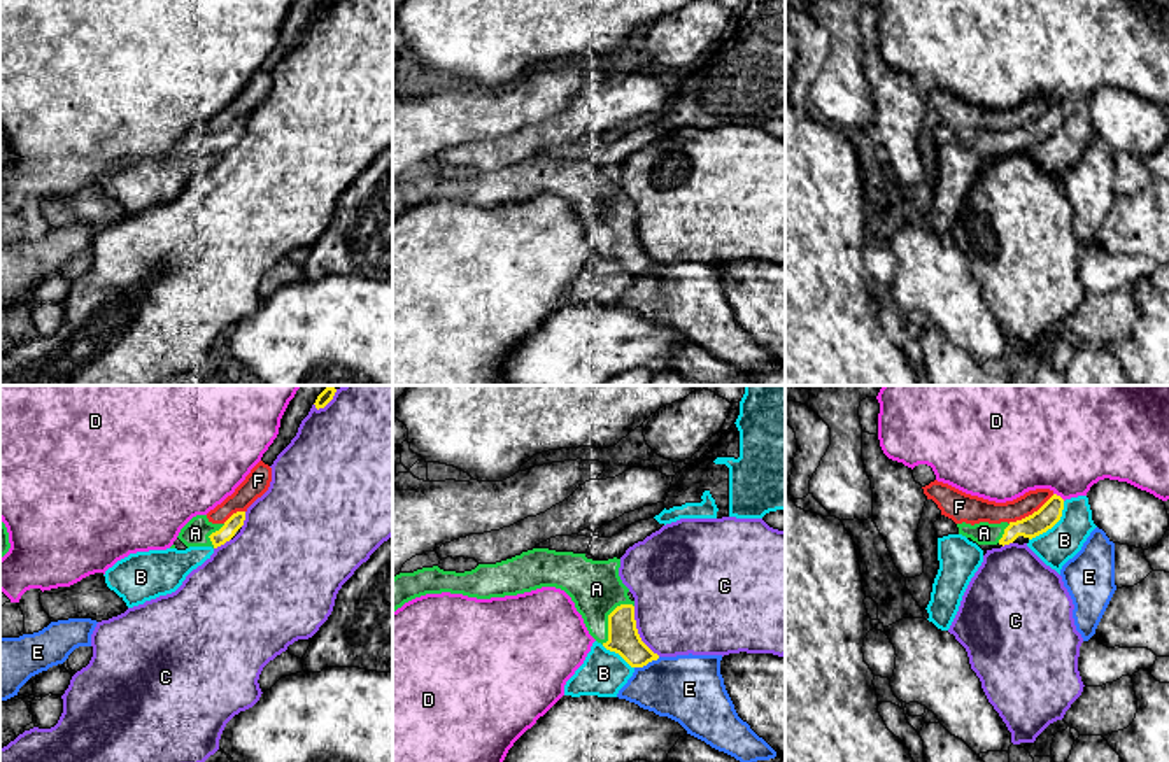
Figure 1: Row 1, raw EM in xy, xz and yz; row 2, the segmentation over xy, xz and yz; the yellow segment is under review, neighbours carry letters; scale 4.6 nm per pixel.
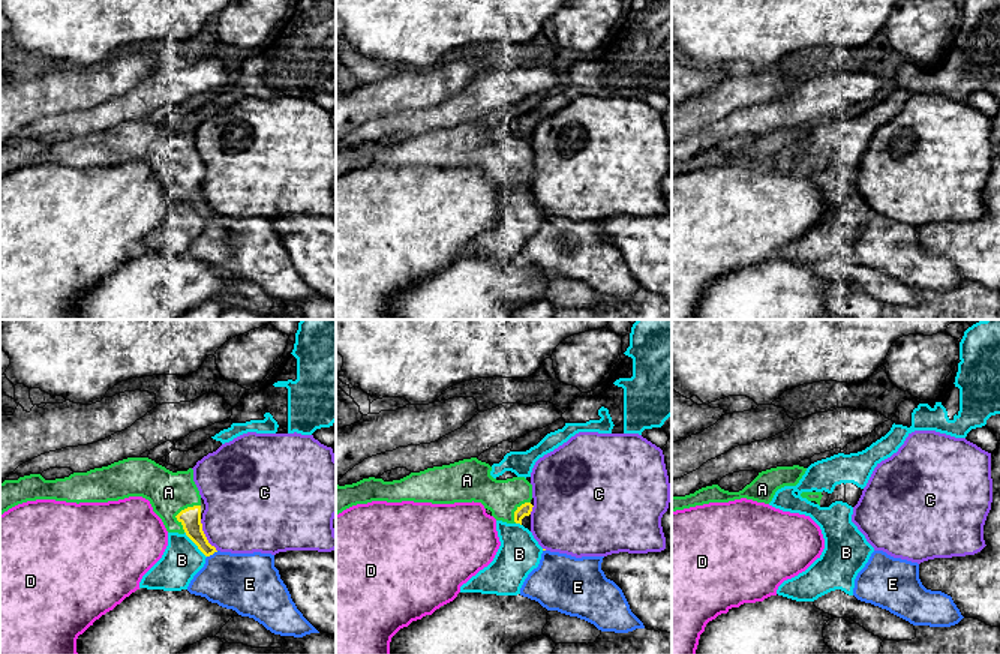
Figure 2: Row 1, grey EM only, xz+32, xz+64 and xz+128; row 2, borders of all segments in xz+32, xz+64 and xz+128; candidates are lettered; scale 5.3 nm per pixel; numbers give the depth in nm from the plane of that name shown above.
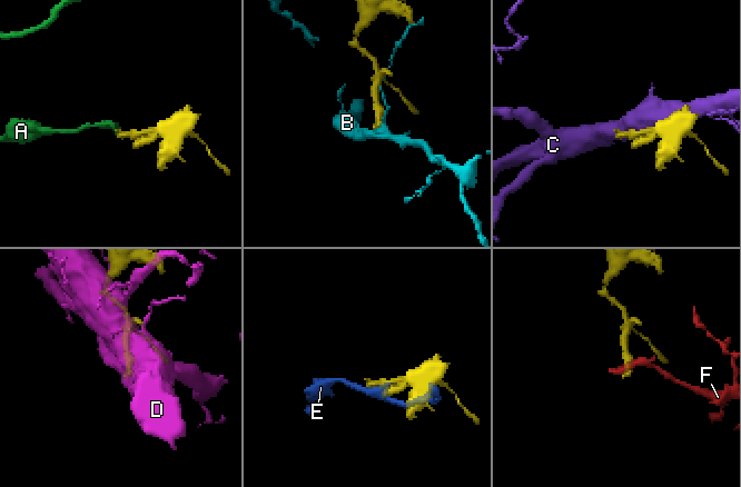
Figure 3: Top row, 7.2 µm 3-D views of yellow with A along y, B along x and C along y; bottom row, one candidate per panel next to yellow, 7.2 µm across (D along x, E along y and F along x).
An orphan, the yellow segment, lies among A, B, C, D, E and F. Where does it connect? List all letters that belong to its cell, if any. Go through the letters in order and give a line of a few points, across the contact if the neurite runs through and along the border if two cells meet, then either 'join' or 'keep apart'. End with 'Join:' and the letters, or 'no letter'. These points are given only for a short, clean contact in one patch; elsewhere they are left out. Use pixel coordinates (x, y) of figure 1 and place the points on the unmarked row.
A: join
B: keep apart
C: keep apart
D: keep apart
E: keep apart
F: keep apart
Join: A

